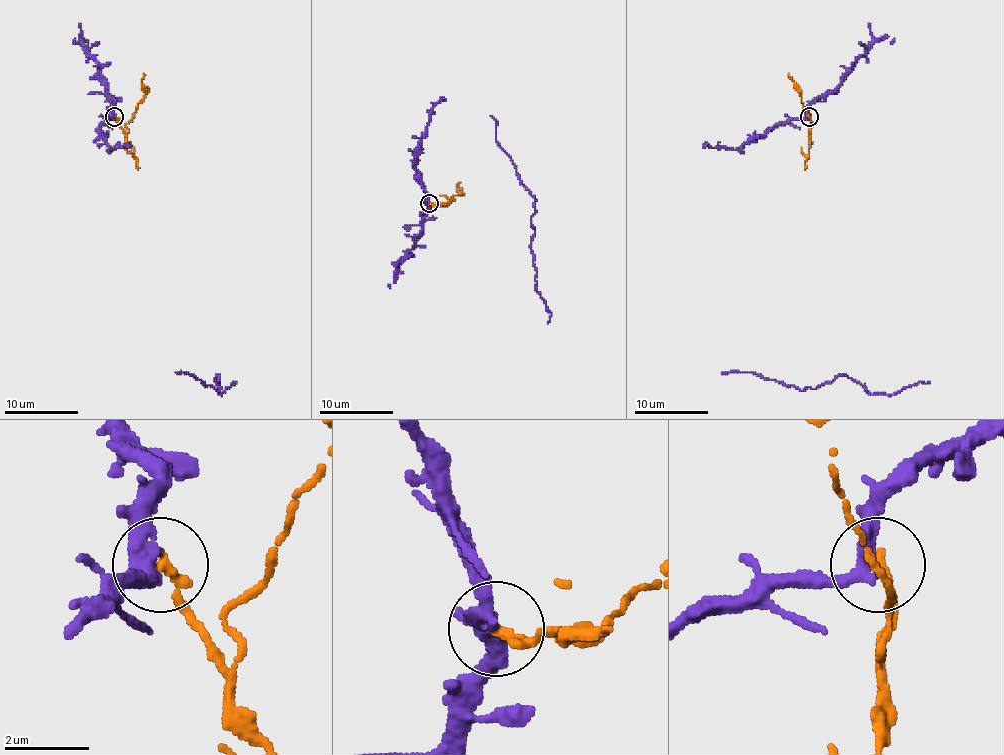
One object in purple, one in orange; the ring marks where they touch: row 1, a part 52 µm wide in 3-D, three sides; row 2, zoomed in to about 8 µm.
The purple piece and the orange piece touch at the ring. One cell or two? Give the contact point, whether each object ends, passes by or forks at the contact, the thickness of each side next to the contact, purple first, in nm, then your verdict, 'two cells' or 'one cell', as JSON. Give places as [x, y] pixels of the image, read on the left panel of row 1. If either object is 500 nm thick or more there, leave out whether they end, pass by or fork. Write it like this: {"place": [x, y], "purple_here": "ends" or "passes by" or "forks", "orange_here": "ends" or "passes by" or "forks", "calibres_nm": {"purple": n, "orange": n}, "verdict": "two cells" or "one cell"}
{"place": [114, 116], "purple_here": "passes by", "orange_here": "ends", "calibres_nm": {"purple": 300, "orange": 240}, "verdict": "two cells"}

